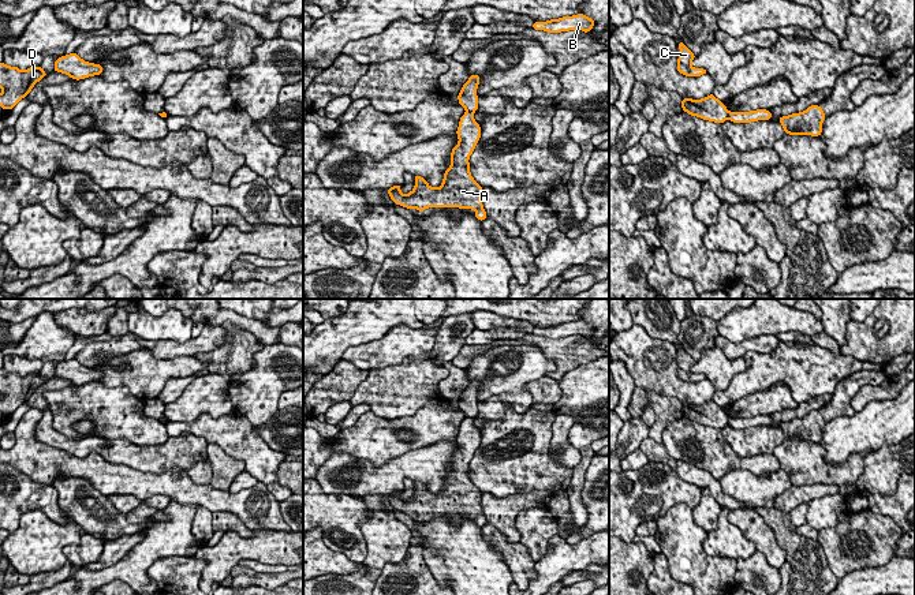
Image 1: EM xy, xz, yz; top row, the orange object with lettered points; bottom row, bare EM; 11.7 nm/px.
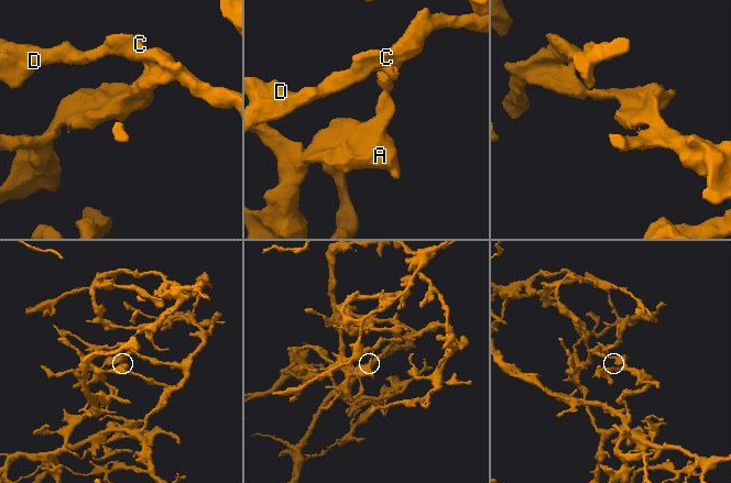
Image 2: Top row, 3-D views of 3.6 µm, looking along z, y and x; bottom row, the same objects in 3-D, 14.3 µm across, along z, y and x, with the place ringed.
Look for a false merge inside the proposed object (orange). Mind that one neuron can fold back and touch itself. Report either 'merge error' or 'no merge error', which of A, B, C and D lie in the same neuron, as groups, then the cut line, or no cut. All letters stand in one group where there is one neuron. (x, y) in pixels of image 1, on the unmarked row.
merge error | A / B C D | yz (728, 416), (727, 423)

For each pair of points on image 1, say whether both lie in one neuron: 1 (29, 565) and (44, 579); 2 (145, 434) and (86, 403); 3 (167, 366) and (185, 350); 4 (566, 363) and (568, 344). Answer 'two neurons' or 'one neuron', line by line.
1: two neurons
2: one neuron
3: two neurons
4: one neuron

